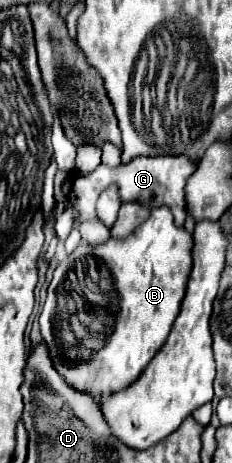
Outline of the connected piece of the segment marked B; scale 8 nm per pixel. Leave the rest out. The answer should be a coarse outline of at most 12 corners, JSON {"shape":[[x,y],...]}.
{"shape":[[167,207],[63,259],[39,317],[97,403],[165,343],[193,237]]}

